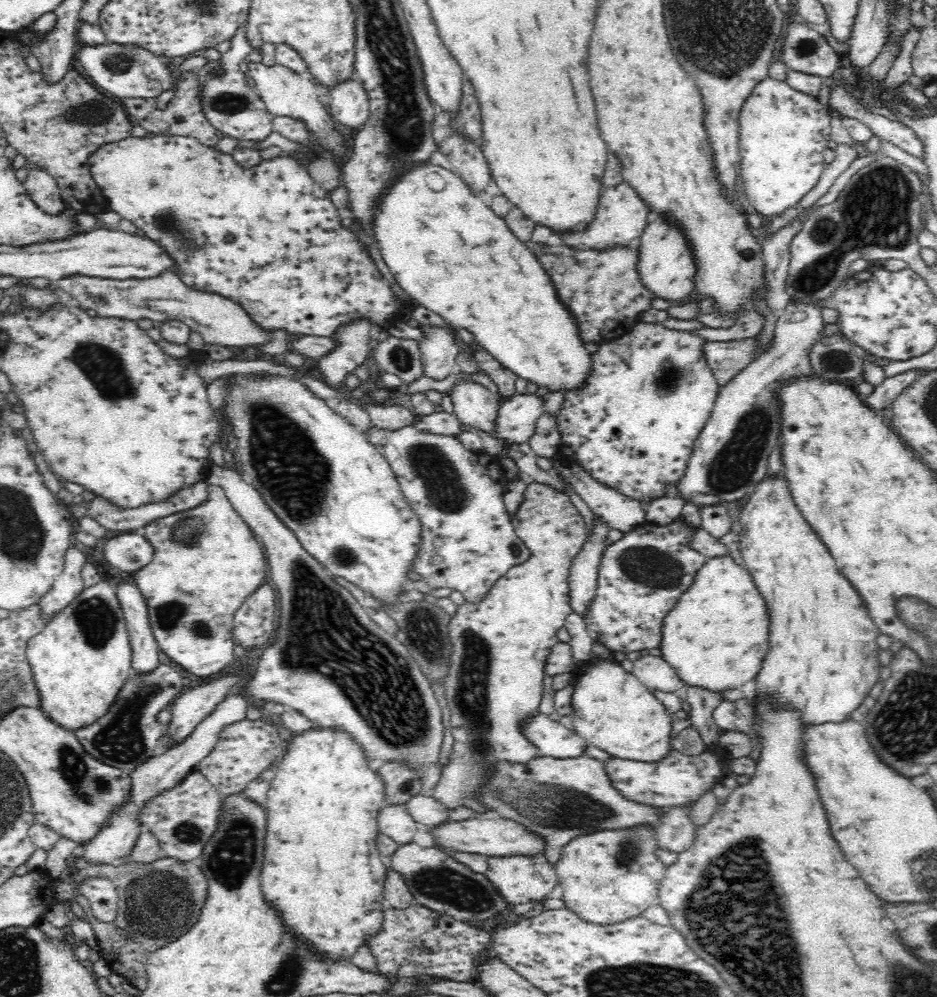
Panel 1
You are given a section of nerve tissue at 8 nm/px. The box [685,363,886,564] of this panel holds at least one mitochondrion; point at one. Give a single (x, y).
(734, 466)

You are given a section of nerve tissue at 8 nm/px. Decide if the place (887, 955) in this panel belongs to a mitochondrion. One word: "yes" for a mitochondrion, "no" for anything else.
yes

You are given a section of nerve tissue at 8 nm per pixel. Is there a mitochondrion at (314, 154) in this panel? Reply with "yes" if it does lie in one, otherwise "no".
no

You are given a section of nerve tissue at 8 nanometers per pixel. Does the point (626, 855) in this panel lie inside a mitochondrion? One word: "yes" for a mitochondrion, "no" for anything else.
yes

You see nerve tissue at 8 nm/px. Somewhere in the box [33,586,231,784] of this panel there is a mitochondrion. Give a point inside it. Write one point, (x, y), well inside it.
(122, 740)

